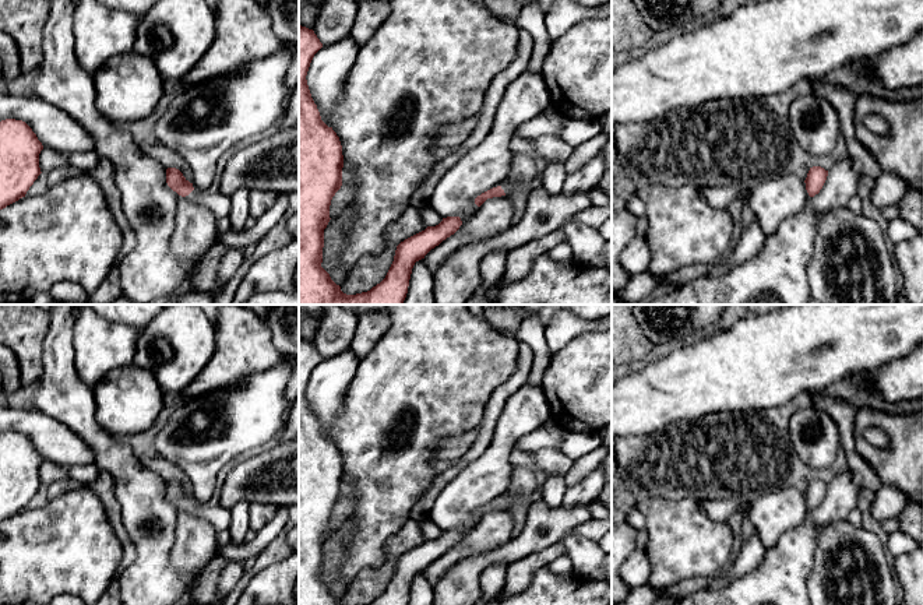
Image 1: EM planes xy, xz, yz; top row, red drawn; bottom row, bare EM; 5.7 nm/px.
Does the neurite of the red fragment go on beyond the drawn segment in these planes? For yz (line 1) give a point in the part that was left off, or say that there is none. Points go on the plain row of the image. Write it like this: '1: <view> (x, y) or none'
1: none

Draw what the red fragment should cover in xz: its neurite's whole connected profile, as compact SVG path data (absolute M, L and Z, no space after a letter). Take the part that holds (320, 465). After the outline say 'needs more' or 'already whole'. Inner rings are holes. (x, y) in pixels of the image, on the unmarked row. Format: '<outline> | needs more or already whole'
M299 338L299 605L342 605L321 580L324 542L344 481L339 450L321 433L306 393L321 360L314 344Z | already whole

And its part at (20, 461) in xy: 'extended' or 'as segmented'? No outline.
as segmented

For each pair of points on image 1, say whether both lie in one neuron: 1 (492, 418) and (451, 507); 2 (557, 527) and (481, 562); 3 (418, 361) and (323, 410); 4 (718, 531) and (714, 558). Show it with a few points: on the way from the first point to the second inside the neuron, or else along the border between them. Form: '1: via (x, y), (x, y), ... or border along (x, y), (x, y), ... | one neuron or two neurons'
1: border along (493, 432), (490, 445), (450, 481) | two neurons
2: via (538, 538), (532, 538), (513, 551), (500, 555) | one neuron
3: border along (356, 368), (345, 394), (344, 408), (331, 429) | two neurons
4: via (715, 538), (714, 551) | one neuron

